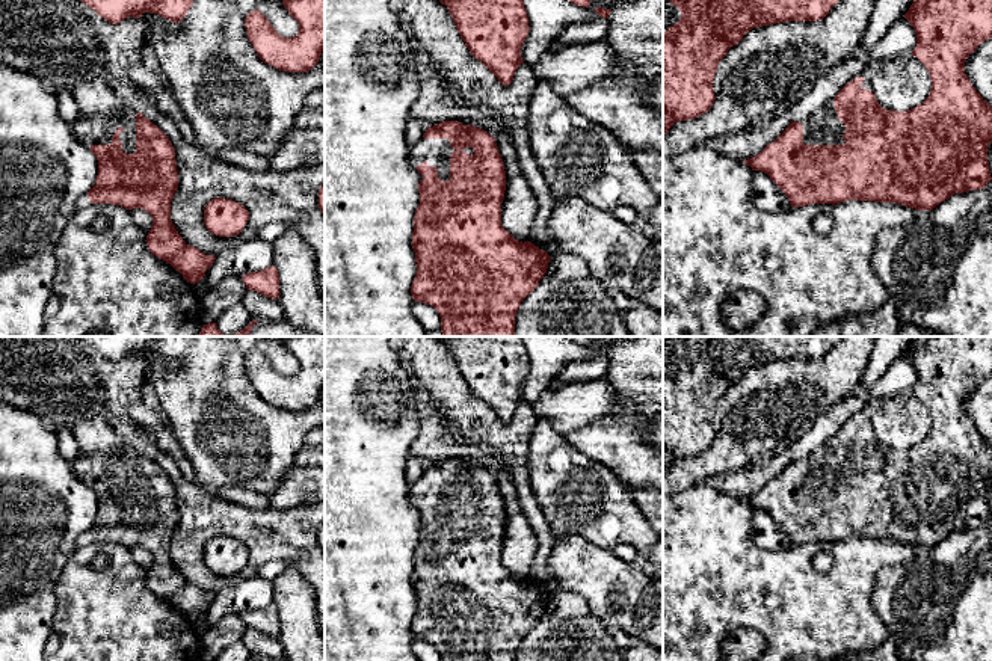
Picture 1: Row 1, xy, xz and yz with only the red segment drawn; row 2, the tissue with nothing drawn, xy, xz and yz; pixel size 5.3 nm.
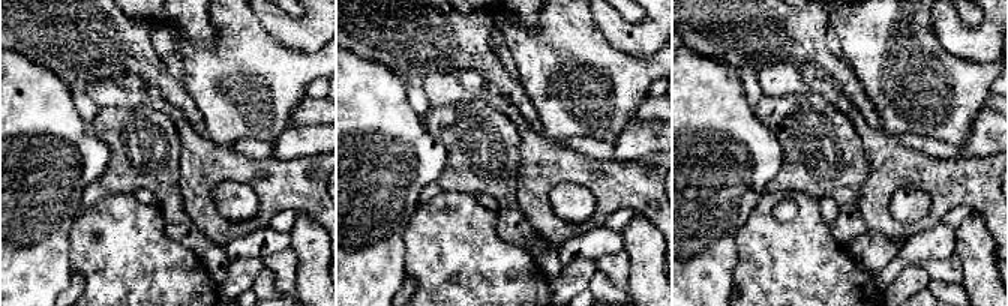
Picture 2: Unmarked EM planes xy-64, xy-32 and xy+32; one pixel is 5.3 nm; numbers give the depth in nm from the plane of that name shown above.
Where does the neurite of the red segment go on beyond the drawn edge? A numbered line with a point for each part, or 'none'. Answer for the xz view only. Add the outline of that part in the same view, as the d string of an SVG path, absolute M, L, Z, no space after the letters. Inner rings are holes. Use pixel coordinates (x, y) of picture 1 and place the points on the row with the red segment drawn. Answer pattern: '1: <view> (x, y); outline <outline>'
1: xz (437, 153); outline M420 139L411 146L411 166L420 166L426 161L429 166L438 169L438 178L442 181L450 180L450 154L456 151L450 146L448 139Z

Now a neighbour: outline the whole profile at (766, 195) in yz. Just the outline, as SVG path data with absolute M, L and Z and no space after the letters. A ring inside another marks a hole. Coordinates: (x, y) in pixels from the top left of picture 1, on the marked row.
M753 171L752 201L767 213L779 213L791 207L787 195L761 171Z

